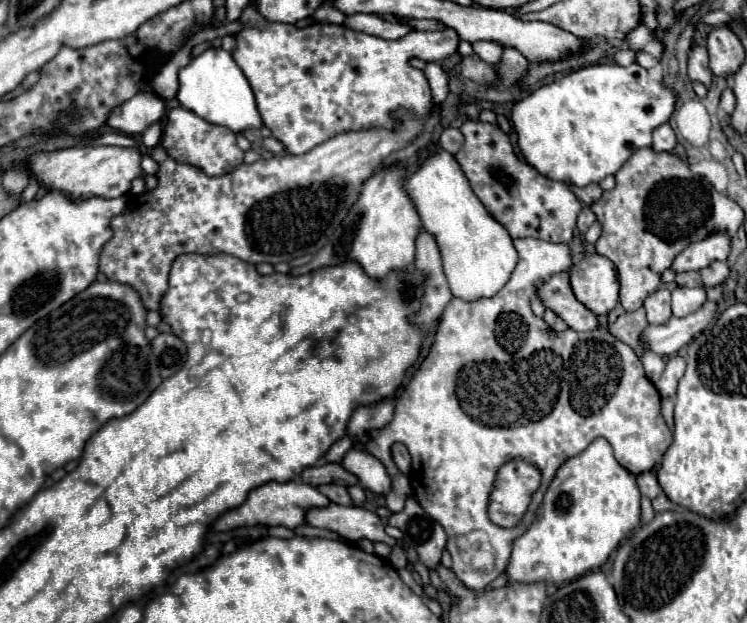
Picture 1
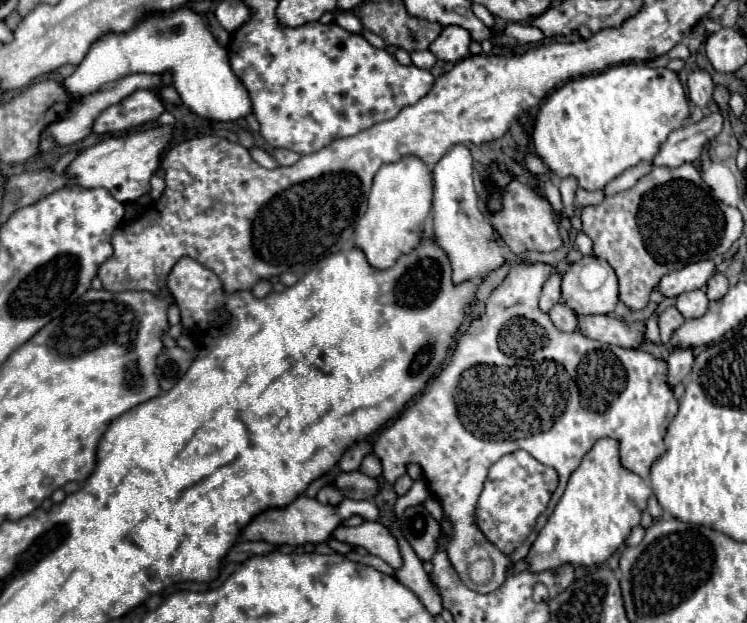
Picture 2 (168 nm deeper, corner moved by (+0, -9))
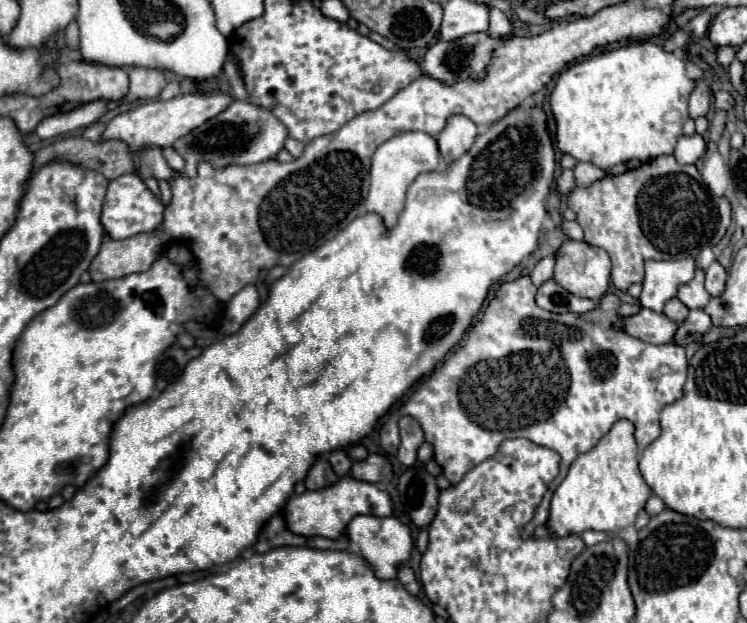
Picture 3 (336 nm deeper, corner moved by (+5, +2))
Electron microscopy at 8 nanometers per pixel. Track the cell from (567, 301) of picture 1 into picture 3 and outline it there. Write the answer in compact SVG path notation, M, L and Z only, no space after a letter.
M642 309L638 315L632 315L632 317L622 317L620 325L632 337L638 337L654 345L672 343L680 327L680 323L668 319L664 313L654 313L650 309Z

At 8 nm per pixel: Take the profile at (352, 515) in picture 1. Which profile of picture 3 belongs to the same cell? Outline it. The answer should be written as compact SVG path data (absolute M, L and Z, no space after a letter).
M358 515L348 525L348 537L360 545L360 557L372 565L372 571L378 579L396 579L398 567L410 559L414 549L414 541L410 535L410 527L404 525L396 517L370 517Z

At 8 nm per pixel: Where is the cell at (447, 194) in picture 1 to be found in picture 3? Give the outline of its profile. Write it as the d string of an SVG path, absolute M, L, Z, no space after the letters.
M452 115L446 121L446 127L436 137L444 161L450 163L462 157L462 153L466 153L474 143L476 135L476 123L472 123L466 115Z

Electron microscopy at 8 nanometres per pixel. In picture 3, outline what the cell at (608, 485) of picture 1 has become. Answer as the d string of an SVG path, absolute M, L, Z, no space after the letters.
M620 419L602 437L602 441L590 451L578 457L566 479L560 483L552 497L550 507L550 533L566 537L570 533L582 533L586 529L616 533L634 525L636 515L644 509L652 489L646 485L638 471L638 445L634 439L634 425L628 419Z

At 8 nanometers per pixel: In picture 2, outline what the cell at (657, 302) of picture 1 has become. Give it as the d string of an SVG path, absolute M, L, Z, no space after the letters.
M669 306L665 308L661 314L659 314L659 330L661 330L661 342L667 342L673 334L675 328L679 328L683 324L683 316L679 314L679 310L675 306Z

